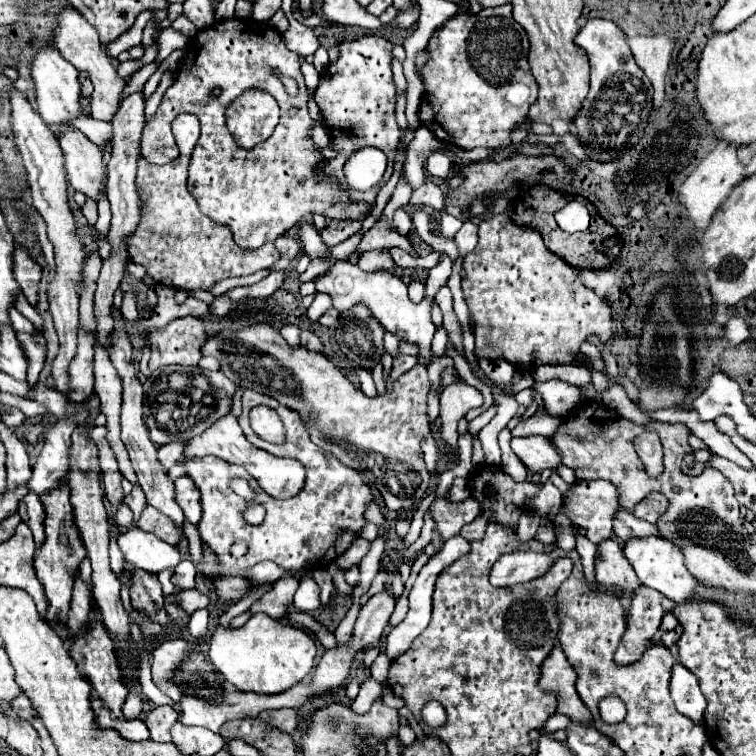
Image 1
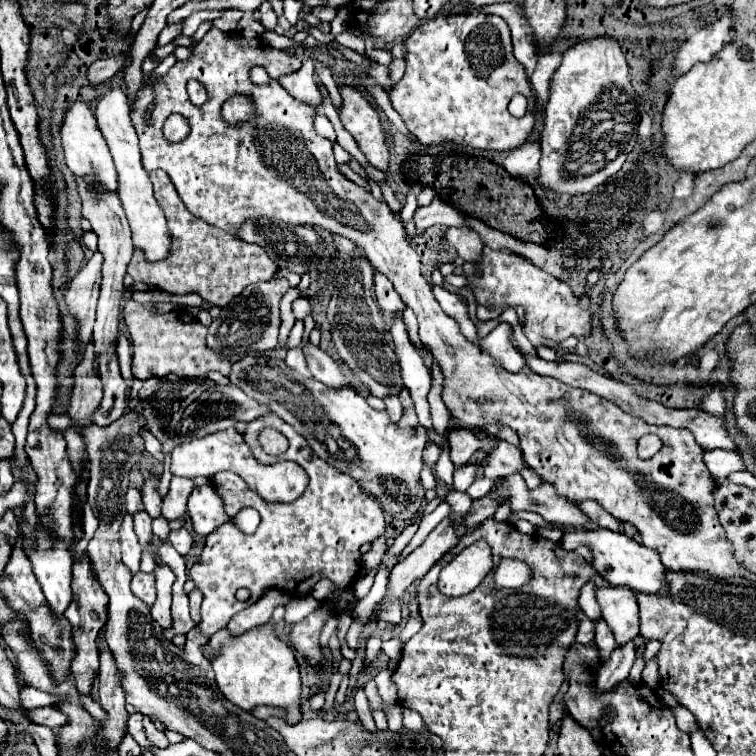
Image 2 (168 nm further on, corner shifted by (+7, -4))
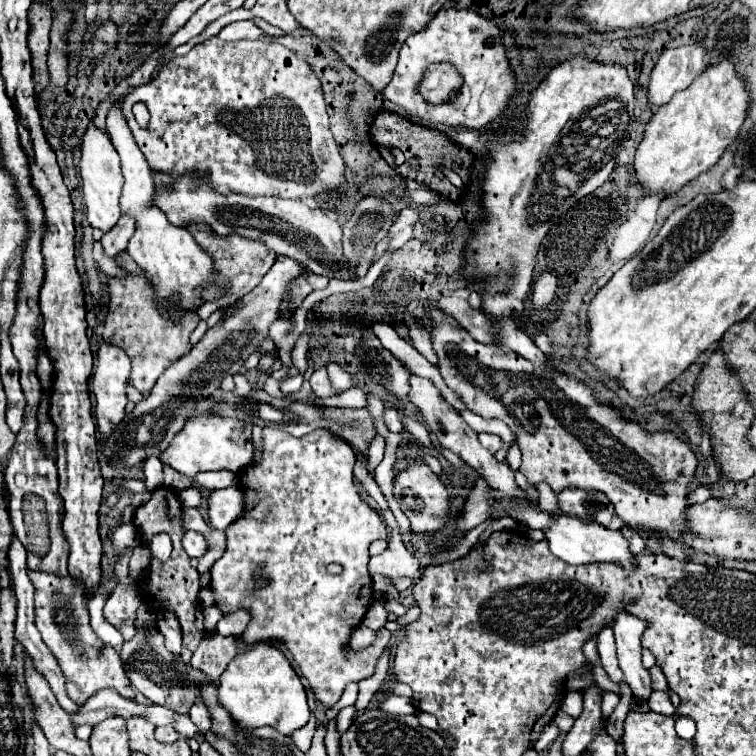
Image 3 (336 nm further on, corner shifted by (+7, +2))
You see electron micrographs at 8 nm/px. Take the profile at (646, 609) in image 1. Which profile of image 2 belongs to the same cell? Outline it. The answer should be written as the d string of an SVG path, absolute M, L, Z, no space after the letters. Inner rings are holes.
M628 642L624 648L616 648L612 652L612 658L602 664L600 672L598 672L598 680L596 680L596 690L600 694L610 692L614 688L614 684L618 680L628 678L628 672L632 668L636 660L636 652L634 652L634 642Z

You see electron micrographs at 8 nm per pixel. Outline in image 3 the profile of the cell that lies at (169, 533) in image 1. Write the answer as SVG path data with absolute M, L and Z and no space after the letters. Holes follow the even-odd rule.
M188 530L184 534L182 546L184 546L184 550L186 550L186 554L190 558L200 558L206 552L206 540L198 532L194 532L194 530Z

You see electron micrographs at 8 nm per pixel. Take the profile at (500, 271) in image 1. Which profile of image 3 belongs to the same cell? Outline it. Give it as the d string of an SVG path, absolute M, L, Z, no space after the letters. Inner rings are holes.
M542 272L538 280L532 284L532 304L534 310L546 310L546 306L556 298L558 292L558 278L552 276L550 272Z

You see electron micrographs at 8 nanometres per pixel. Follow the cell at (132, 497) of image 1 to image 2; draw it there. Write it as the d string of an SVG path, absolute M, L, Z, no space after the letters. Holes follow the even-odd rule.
M126 514L124 522L122 522L122 528L120 528L120 546L122 546L122 564L132 574L136 574L138 566L140 566L142 548L140 548L138 540L136 540L136 534L134 534L134 528L132 528L132 516L130 514Z

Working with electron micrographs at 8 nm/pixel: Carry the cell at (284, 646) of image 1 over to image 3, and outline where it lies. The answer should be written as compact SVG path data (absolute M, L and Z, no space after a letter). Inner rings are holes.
M256 642L236 654L220 676L218 700L236 718L238 728L272 726L280 734L292 734L310 718L306 690L282 650L270 642Z

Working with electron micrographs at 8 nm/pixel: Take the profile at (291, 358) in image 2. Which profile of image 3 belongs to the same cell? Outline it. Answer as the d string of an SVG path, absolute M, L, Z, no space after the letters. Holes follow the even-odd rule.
M316 368L316 370L312 372L312 376L310 376L310 386L312 386L314 394L316 394L316 396L320 396L320 398L326 398L326 396L336 394L336 392L334 392L334 388L330 386L330 382L328 382L326 368Z

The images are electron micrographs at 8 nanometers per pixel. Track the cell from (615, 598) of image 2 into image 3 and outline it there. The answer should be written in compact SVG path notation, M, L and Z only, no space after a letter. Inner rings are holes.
M620 610L614 618L612 630L616 636L616 650L618 650L618 664L620 670L624 674L626 684L632 688L634 696L640 700L648 700L648 696L652 694L652 686L650 686L650 674L648 670L642 666L640 660L640 636L642 630L646 628L646 622Z

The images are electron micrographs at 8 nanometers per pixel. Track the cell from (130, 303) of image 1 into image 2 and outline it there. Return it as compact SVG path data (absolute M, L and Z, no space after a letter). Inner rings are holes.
M120 334L120 342L118 342L118 358L120 358L120 370L122 370L122 376L127 384L127 389L132 387L132 380L134 376L130 372L130 362L132 362L132 348L130 348L130 342L126 336Z

